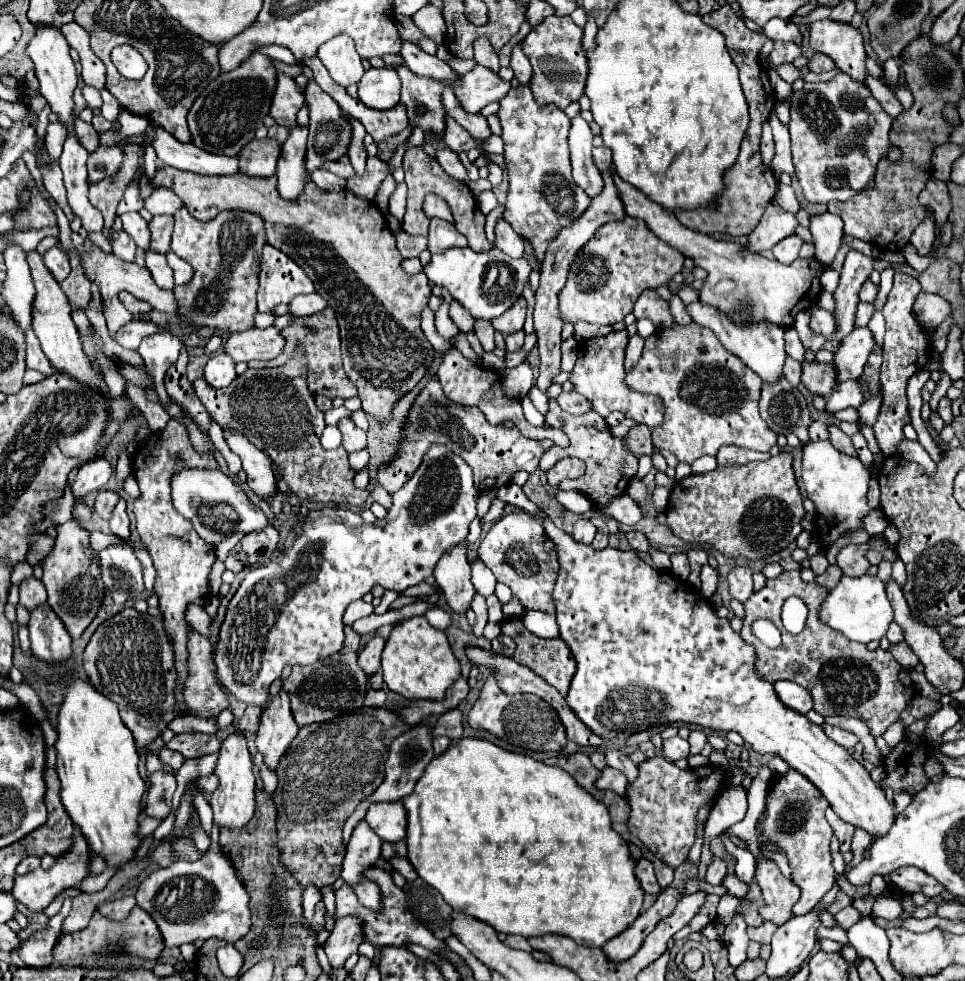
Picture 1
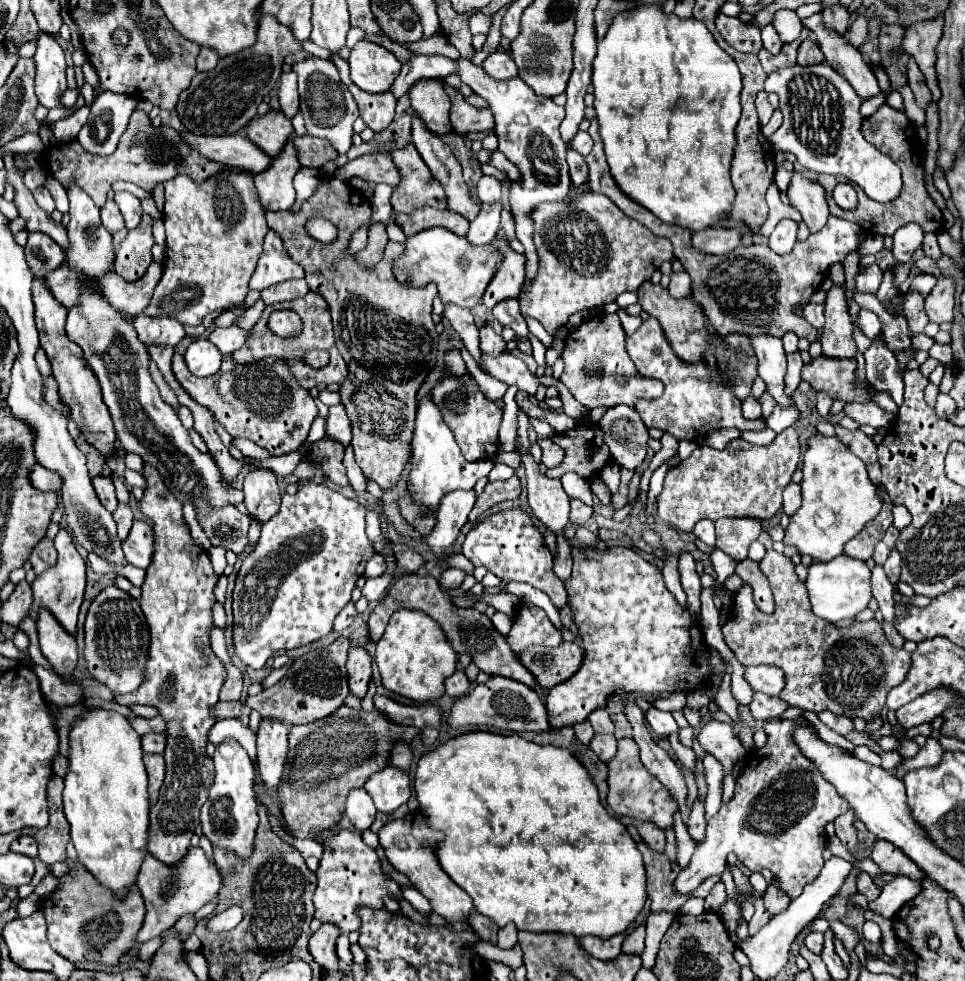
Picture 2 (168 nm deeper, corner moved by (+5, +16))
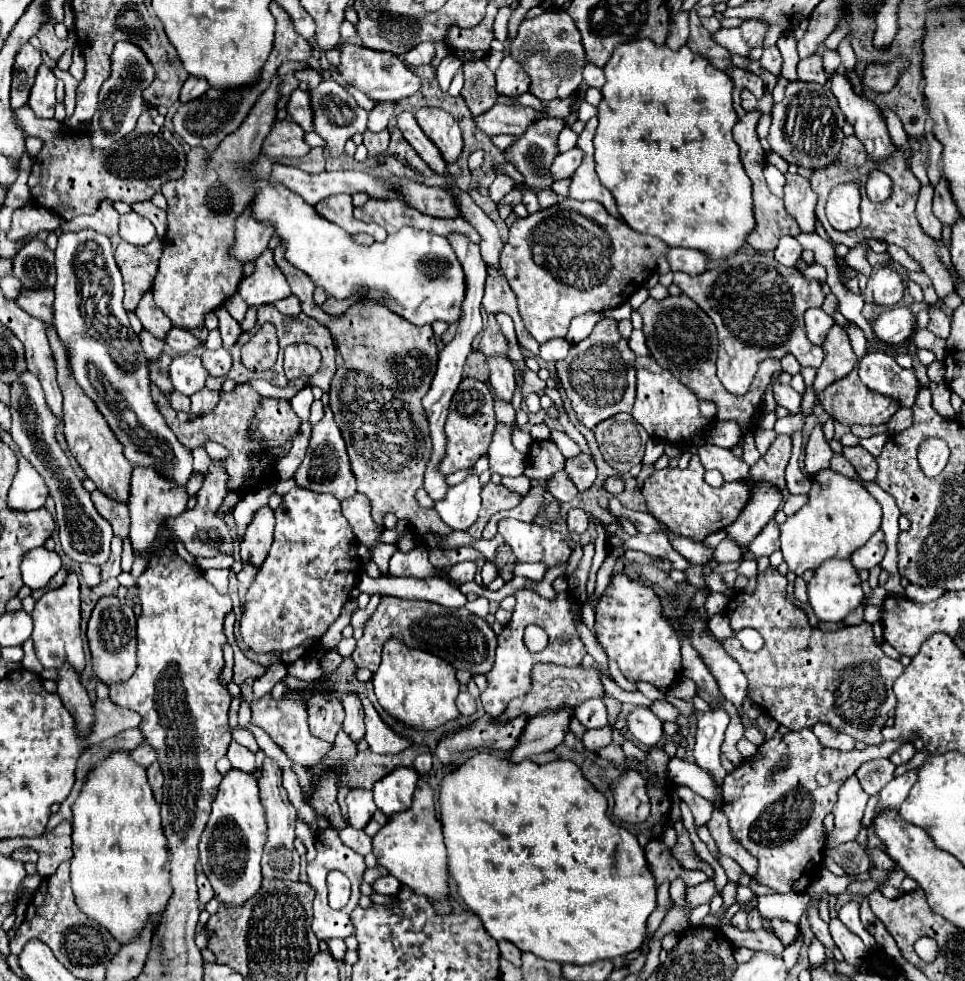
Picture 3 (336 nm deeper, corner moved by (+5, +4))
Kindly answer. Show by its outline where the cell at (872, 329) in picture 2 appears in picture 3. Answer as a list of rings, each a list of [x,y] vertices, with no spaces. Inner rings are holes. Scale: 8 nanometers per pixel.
[[[896,308],[896,310],[880,314],[874,320],[872,328],[878,340],[892,346],[900,346],[914,332],[914,316],[908,308]]]

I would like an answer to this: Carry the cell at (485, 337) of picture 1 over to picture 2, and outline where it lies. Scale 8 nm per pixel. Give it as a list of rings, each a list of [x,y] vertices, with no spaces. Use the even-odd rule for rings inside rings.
[[[488,324],[480,328],[480,348],[484,354],[500,356],[506,352],[506,342],[502,336],[498,336]]]

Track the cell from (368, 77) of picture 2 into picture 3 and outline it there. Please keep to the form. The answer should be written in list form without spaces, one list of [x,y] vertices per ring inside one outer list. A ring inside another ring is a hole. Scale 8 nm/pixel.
[[[342,44],[340,54],[342,56],[340,56],[338,72],[342,80],[358,88],[360,92],[364,92],[370,100],[376,100],[376,102],[400,100],[400,98],[406,98],[418,92],[420,88],[420,78],[410,68],[406,68],[398,56],[390,52],[378,52],[378,50],[370,50],[370,48],[356,46],[356,44]]]

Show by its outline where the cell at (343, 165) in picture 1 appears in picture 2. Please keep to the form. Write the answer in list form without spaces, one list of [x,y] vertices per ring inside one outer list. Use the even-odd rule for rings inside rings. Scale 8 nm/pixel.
[[[294,136],[292,144],[298,152],[298,162],[310,168],[322,168],[328,160],[334,160],[338,154],[326,138],[316,136]]]

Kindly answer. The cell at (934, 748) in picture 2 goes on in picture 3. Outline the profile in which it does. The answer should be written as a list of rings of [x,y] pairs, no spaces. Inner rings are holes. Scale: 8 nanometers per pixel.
[[[918,768],[908,770],[906,774],[894,778],[892,782],[888,782],[882,790],[880,790],[880,810],[886,808],[900,808],[900,804],[906,800],[910,788],[914,786],[914,782],[918,780]]]

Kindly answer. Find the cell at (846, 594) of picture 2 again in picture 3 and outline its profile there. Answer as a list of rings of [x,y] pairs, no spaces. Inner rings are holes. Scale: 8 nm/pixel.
[[[838,558],[826,560],[814,572],[814,578],[808,582],[808,604],[812,606],[820,622],[842,622],[852,610],[856,610],[862,604],[862,600],[864,592],[860,588],[860,578],[850,560],[838,560]]]

